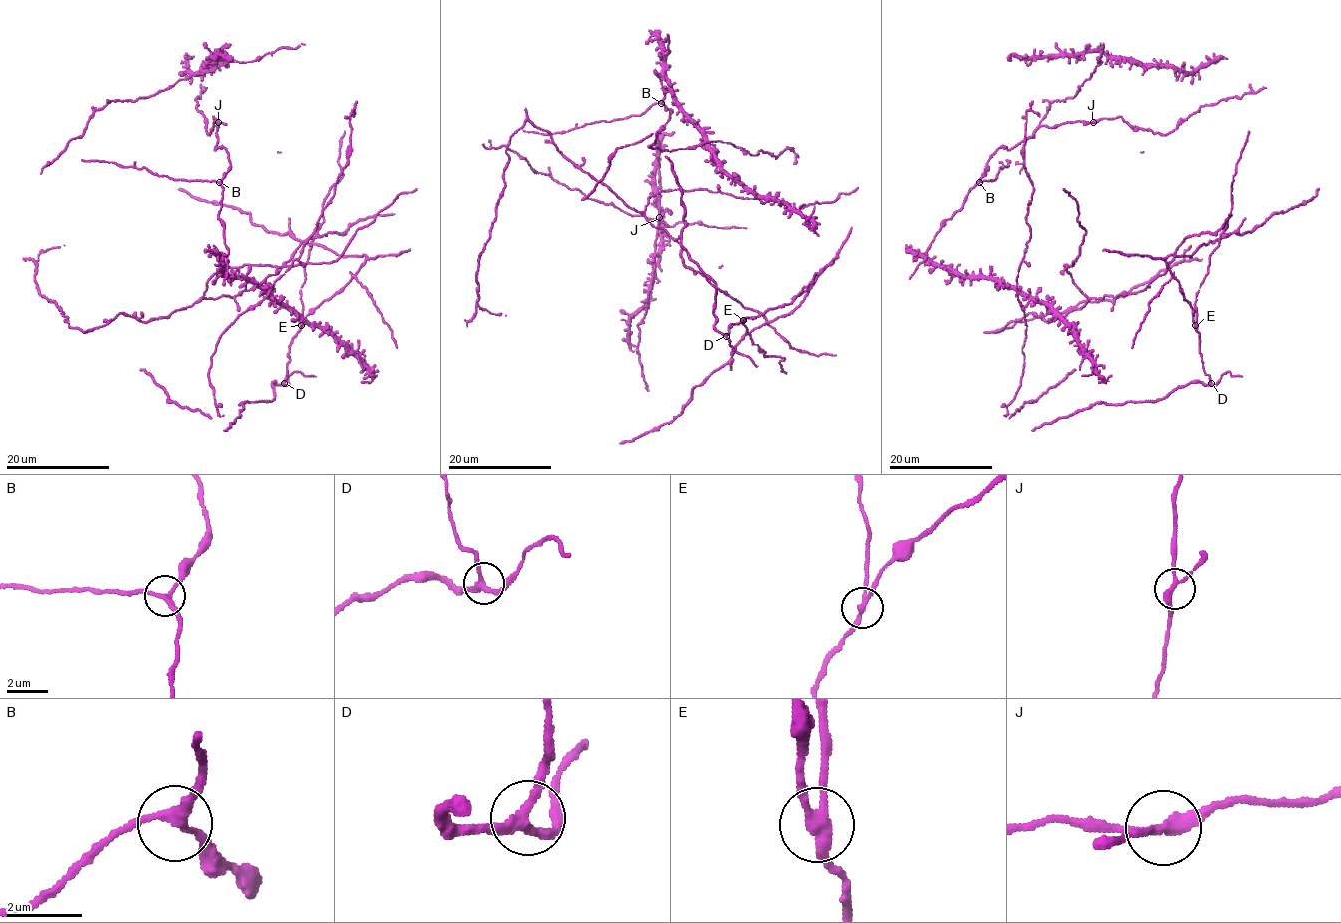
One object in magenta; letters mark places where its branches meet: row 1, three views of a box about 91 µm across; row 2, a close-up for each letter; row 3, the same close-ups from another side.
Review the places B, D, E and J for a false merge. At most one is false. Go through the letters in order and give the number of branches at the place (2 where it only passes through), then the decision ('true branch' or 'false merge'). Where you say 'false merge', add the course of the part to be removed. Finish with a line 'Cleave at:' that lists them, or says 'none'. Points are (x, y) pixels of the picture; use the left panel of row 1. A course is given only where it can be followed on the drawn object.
B: branches 3; true branch
D: branches 3; true branch
E: branches 3; false merge; course (301, 326), (341, 289), (366, 257), (336, 254), (289, 232), (267, 232), (248, 213), (178, 189)
J: branches 3; true branch
Cleave at: E

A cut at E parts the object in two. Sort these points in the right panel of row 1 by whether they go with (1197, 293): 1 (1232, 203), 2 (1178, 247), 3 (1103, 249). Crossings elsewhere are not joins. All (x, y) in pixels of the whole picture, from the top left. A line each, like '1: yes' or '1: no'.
1: yes
2: yes
3: no

